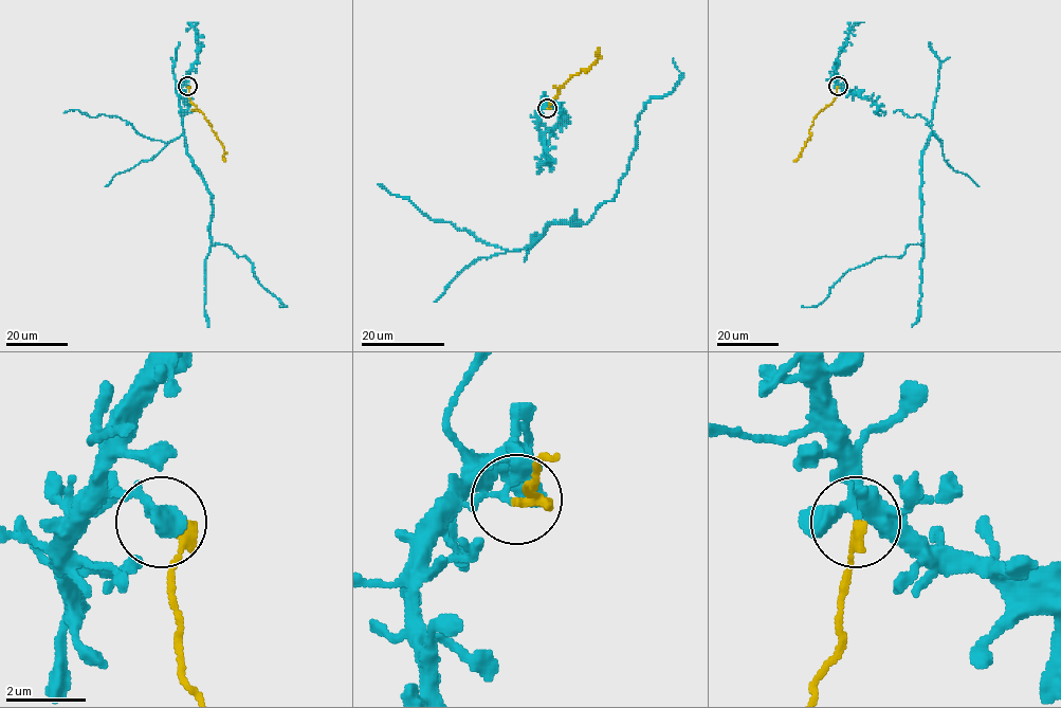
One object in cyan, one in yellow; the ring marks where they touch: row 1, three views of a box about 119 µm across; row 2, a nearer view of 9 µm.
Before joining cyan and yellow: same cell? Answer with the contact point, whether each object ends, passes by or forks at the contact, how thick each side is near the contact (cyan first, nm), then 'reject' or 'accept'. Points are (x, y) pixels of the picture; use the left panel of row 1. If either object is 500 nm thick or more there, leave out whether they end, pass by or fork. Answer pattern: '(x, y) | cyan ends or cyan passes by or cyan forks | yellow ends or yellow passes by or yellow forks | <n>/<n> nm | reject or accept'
(187, 86) | cyan passes by | yellow ends | 190/320 nm | reject

